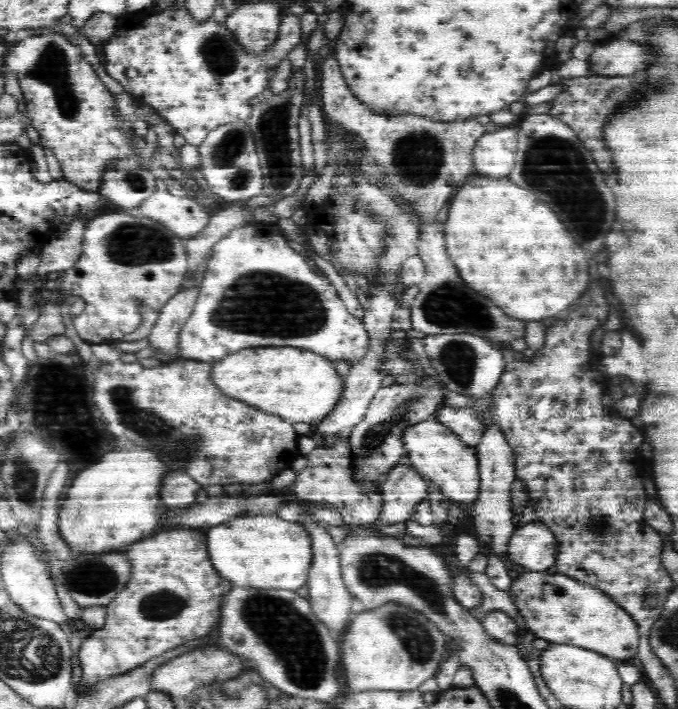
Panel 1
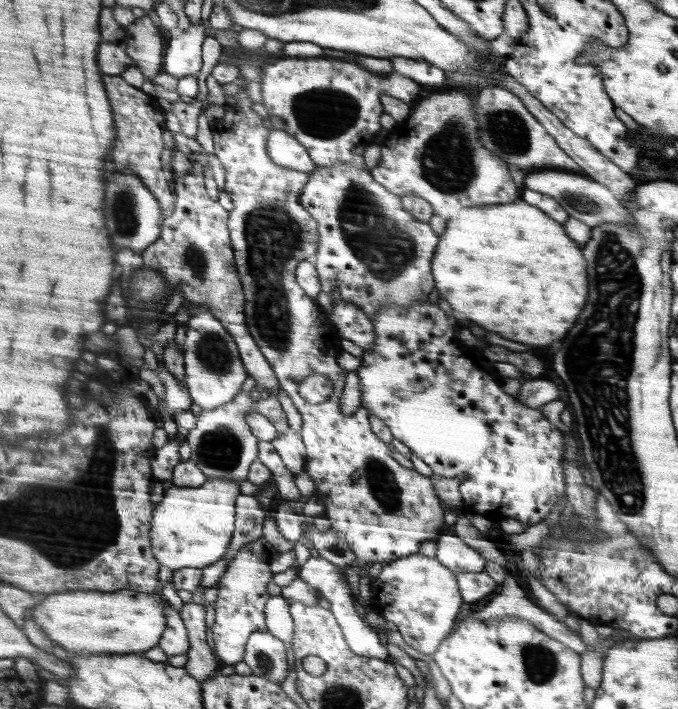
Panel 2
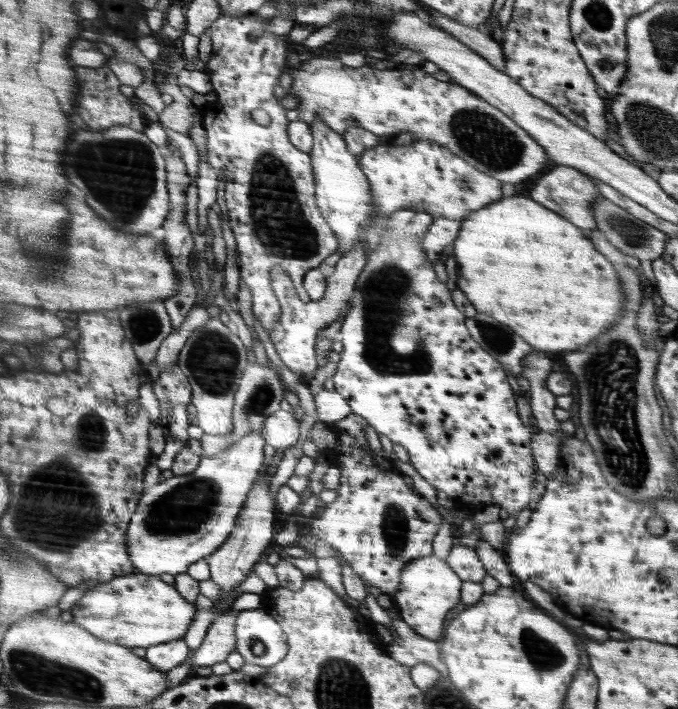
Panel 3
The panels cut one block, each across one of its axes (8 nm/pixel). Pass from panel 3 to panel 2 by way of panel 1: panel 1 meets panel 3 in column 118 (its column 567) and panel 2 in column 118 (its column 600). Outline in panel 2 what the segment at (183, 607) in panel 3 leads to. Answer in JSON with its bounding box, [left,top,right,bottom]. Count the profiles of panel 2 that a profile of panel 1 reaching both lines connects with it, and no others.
[33,588,167,654]

